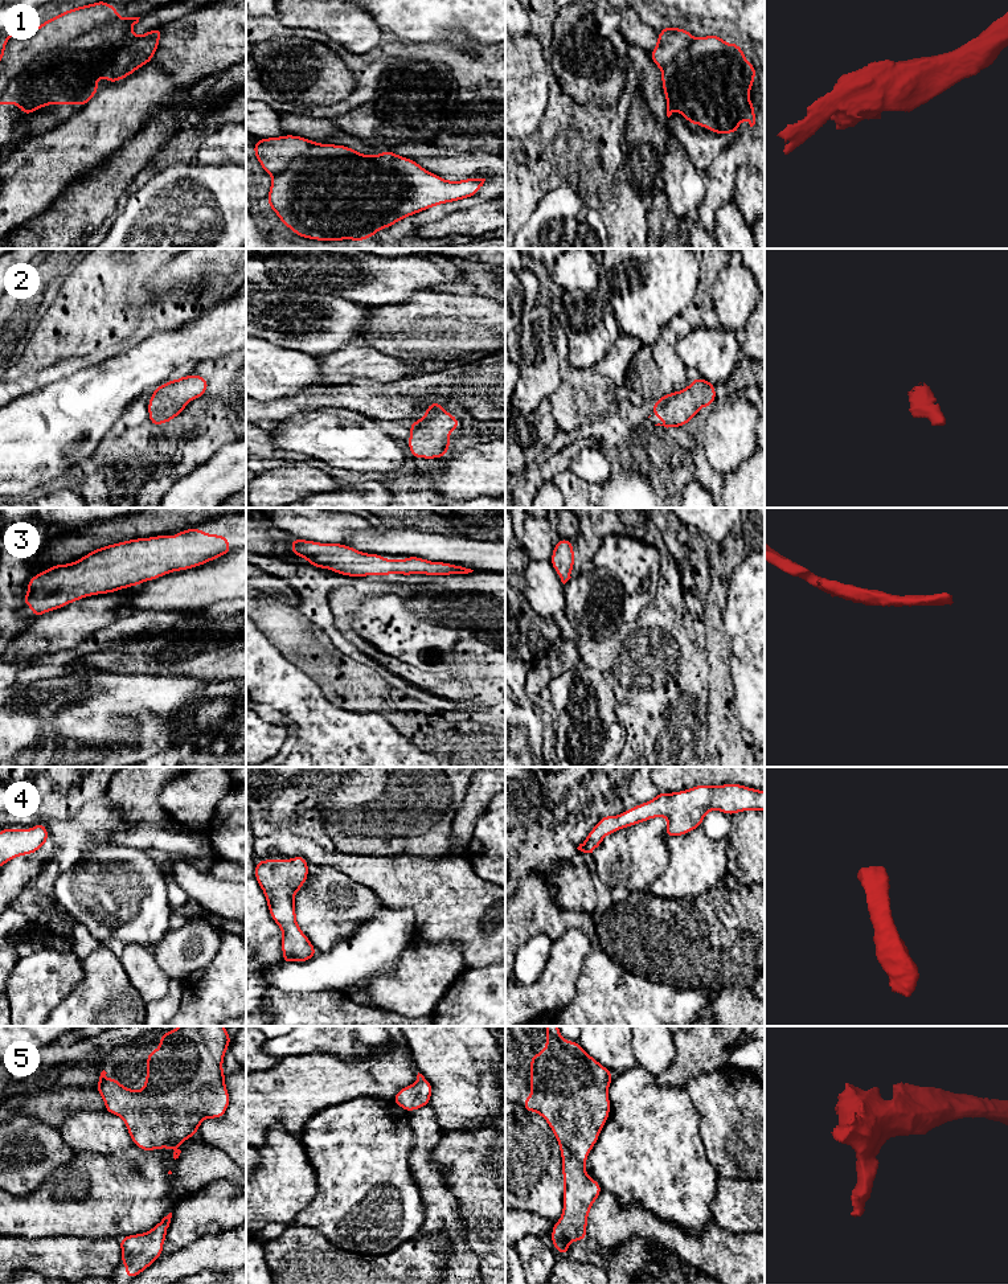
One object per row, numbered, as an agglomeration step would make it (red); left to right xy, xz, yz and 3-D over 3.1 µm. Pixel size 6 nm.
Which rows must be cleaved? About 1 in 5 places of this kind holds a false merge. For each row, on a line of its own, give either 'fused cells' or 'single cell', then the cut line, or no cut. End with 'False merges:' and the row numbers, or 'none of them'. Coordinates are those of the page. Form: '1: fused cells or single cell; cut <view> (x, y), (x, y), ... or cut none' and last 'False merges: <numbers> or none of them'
1: fused cells; cut xy (115, 16), (36, 56), (9, 82), (0, 101)
2: single cell; cut none
3: single cell; cut none
4: single cell; cut none
5: single cell; cut none
False merges: 1

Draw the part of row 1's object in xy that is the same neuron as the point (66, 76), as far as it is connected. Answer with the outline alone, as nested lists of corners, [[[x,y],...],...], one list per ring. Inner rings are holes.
[[[114,17],[111,20],[94,25],[89,32],[78,36],[73,41],[36,57],[19,75],[16,75],[5,89],[0,103],[19,104],[22,115],[30,115],[41,110],[45,104],[79,104],[86,106],[99,90],[97,79],[107,77],[107,83],[118,82],[146,63],[149,63],[159,48],[161,26],[157,26],[142,36],[132,36],[131,30],[140,17]]]

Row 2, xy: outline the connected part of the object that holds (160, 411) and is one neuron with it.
[[[190,374],[175,381],[168,381],[156,387],[148,402],[149,423],[165,424],[181,414],[189,401],[201,398],[209,382],[198,374]]]

